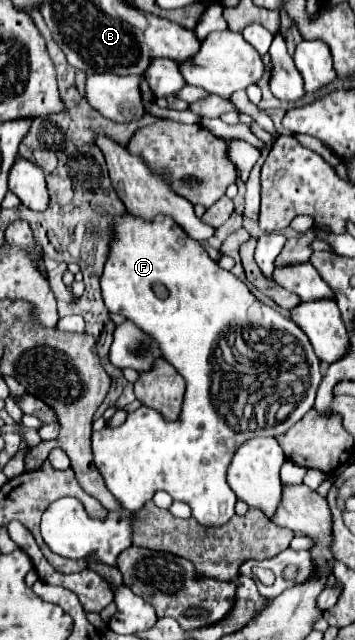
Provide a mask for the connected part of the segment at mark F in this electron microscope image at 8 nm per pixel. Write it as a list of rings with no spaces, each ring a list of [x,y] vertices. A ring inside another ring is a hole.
[[[132,215],[118,217],[114,225],[114,243],[110,243],[110,257],[100,287],[108,311],[124,315],[138,329],[150,335],[150,339],[158,343],[164,361],[186,379],[186,395],[176,421],[168,421],[162,413],[142,405],[128,413],[128,419],[120,427],[104,427],[90,437],[94,463],[104,477],[106,487],[118,501],[122,501],[126,513],[108,513],[104,521],[92,519],[86,515],[78,499],[64,497],[54,501],[42,515],[42,537],[54,553],[68,559],[84,559],[94,553],[92,561],[116,565],[116,557],[132,545],[128,521],[130,511],[140,509],[140,505],[150,501],[160,489],[170,493],[174,499],[188,503],[192,517],[198,523],[216,527],[224,525],[234,515],[236,505],[236,495],[226,483],[226,471],[234,451],[246,439],[278,437],[298,423],[314,405],[322,373],[320,359],[312,351],[306,333],[298,329],[292,319],[286,319],[276,309],[258,301],[236,275],[220,269],[218,263],[208,257],[204,247],[190,239],[170,217],[158,215],[152,221],[134,219]],[[156,285],[164,287],[164,297],[156,293]],[[220,341],[226,341],[226,345],[222,345],[224,349],[220,349]]]

